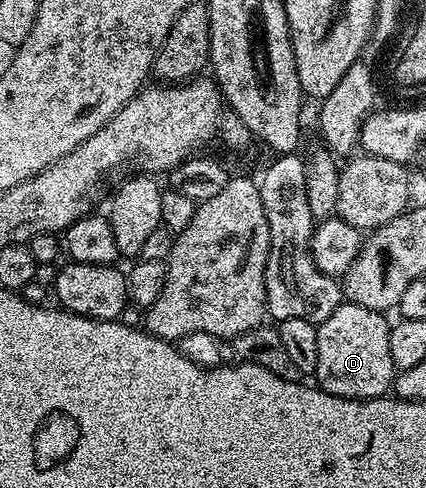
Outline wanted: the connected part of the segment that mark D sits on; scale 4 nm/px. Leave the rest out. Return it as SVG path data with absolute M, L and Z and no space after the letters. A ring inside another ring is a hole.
M343 303L338 306L328 319L318 326L318 342L320 343L320 359L316 370L317 388L337 397L347 397L357 401L367 401L373 397L384 397L391 392L396 370L392 363L392 351L388 351L388 335L391 322L385 321L383 314L377 309L360 307Z

